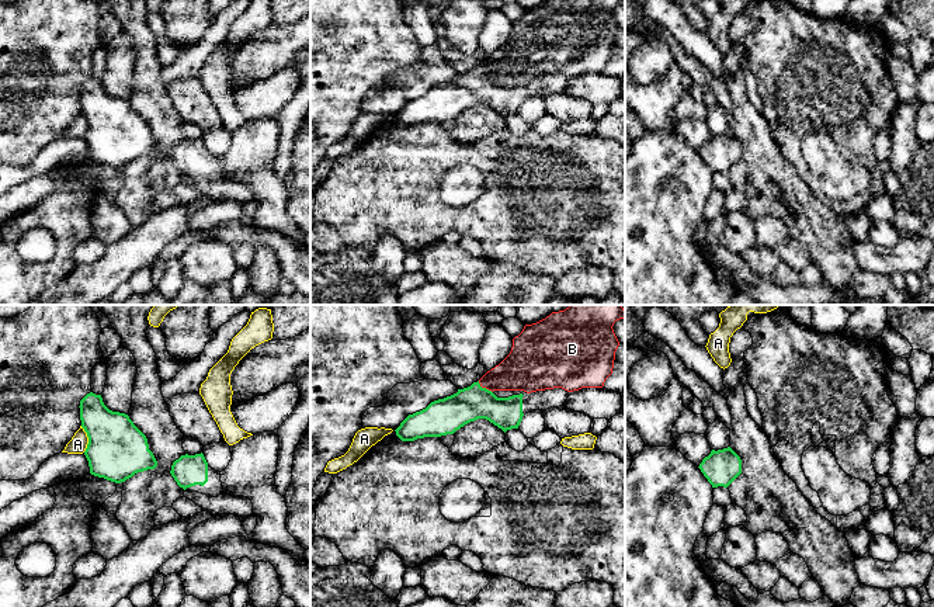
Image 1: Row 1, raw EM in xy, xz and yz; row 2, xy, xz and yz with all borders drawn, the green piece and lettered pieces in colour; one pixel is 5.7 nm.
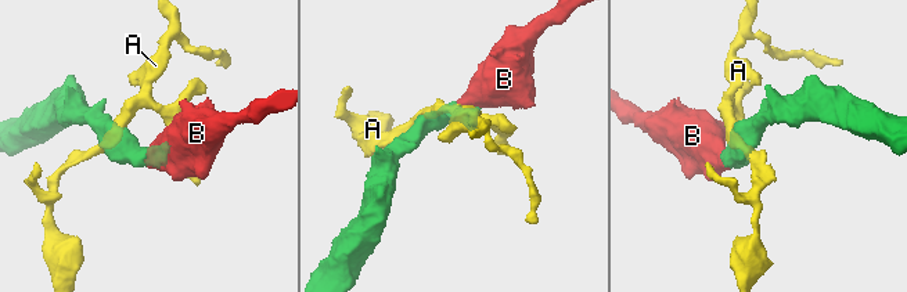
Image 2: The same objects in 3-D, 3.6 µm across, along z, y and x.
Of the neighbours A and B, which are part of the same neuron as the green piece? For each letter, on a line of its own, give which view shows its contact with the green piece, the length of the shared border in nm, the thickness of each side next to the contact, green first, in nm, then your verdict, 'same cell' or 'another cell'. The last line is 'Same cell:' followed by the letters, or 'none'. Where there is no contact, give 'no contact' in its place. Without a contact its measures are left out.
A: meets green in xy; contact 150 nm long; 340 nm thick on the green side, 100 nm on the other; another cell
B: meets green in xz; contact 110 nm long; 200 nm thick on the green side, 240 nm on the other; same cell
Same cell: B

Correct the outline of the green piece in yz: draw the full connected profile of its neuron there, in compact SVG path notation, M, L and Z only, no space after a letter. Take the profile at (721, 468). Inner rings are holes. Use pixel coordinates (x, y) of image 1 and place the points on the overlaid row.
M730 447L712 450L698 468L712 488L728 488L742 474L742 459Z

